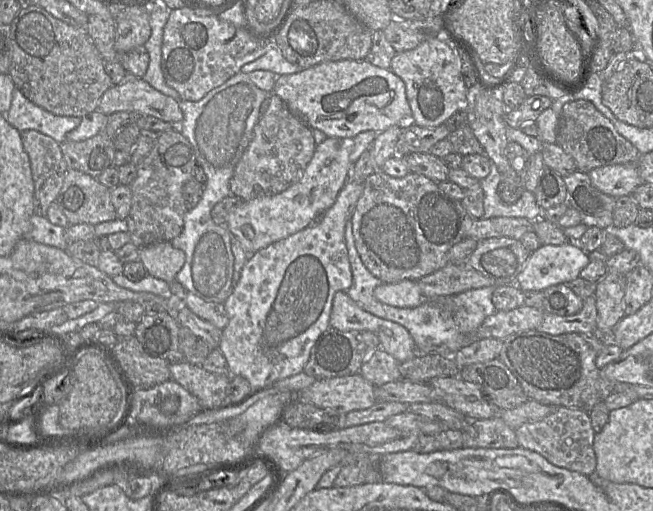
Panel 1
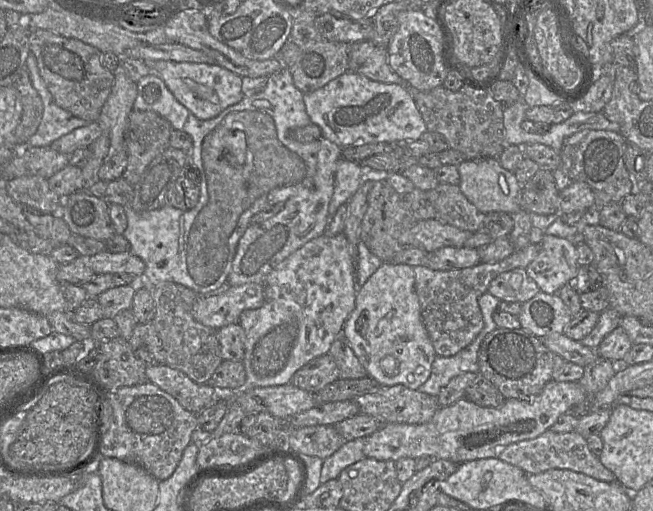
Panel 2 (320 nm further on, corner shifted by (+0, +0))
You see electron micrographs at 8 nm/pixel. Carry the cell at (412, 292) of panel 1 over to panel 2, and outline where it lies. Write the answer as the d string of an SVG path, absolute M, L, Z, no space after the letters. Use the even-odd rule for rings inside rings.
M383 263L358 289L355 308L346 320L342 335L367 372L381 387L403 385L417 390L430 377L436 352L422 321L415 291L414 268Z

